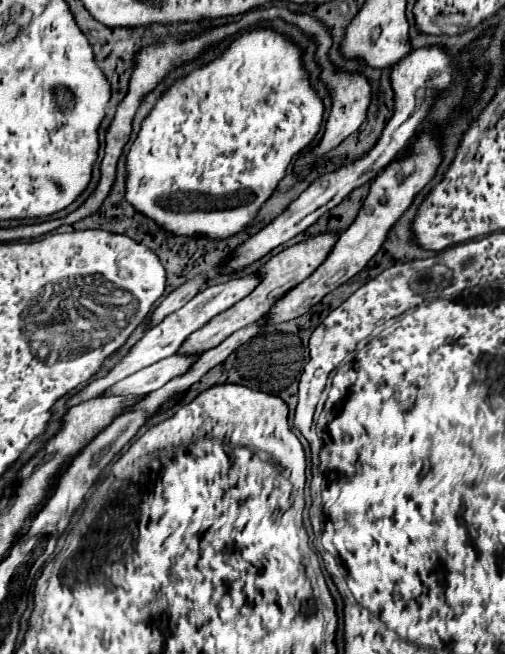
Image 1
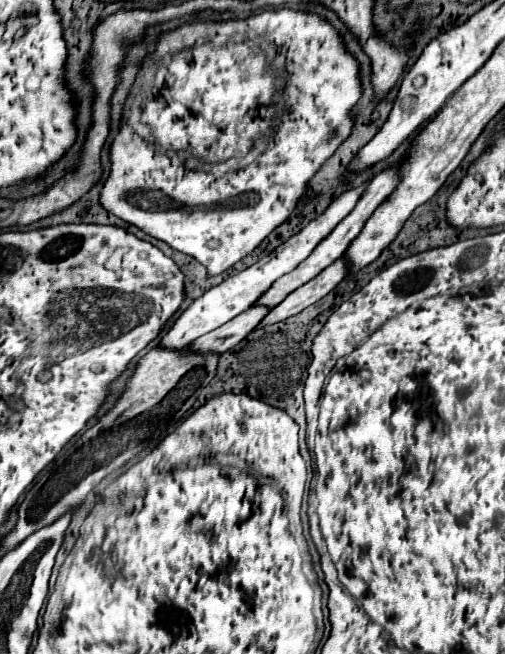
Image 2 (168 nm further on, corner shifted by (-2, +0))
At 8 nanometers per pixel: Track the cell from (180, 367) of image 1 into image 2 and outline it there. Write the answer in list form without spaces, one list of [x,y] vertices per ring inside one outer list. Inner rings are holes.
[[[254,304],[246,312],[234,316],[230,322],[222,324],[222,328],[216,328],[208,334],[202,334],[198,340],[190,344],[190,348],[218,348],[218,352],[226,352],[234,348],[244,336],[248,336],[270,312],[264,304]]]

